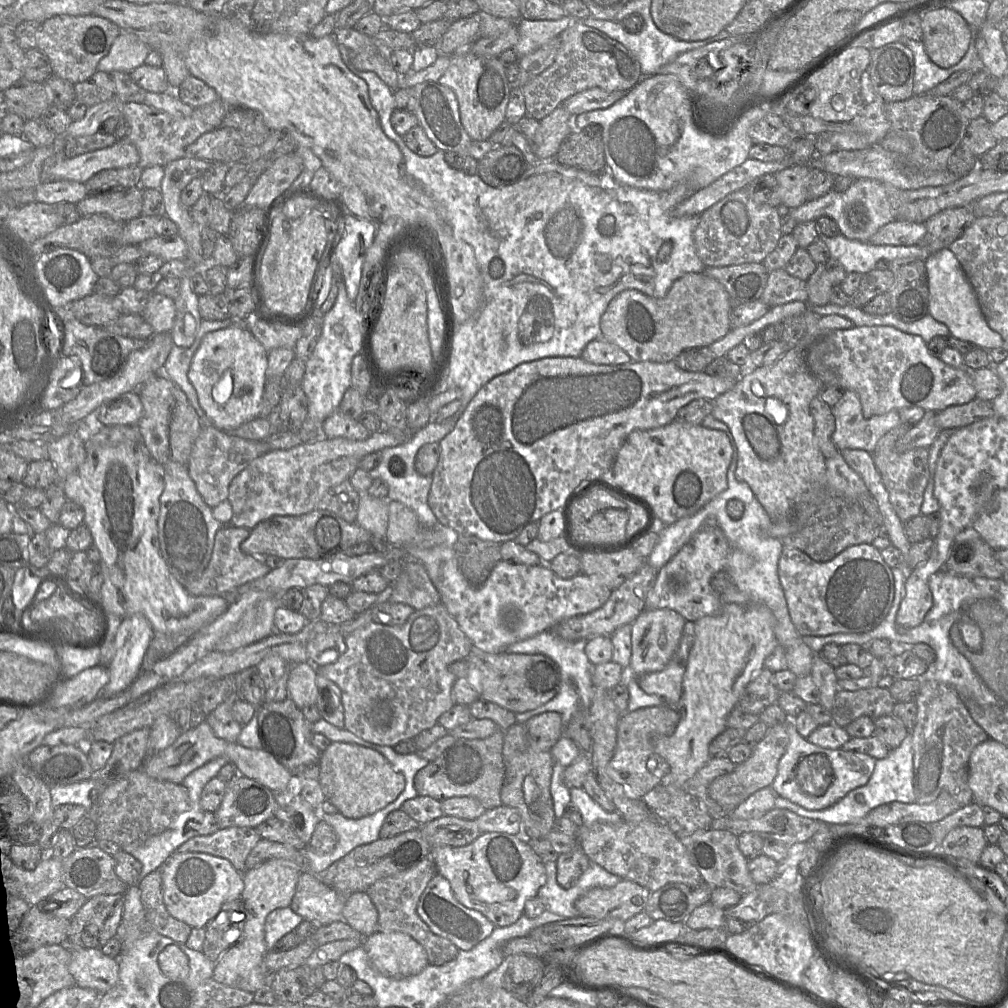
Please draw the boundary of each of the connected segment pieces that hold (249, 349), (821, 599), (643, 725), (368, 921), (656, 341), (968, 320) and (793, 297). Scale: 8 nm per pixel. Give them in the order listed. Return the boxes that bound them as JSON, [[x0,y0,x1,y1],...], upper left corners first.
[[188,323,268,431],[779,543,895,636],[607,705,680,798],[342,892,378,937],[600,273,731,362],[925,248,1003,351],[760,268,808,307]]

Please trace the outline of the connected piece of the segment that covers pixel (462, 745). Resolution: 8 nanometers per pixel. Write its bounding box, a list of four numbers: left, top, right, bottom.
[414,730,505,810]

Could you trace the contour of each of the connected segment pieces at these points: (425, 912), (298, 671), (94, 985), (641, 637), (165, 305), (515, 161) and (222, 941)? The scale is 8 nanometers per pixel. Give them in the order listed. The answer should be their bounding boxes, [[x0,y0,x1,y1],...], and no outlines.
[[417,874,495,950],[287,662,317,709],[69,948,119,994],[627,609,686,677],[142,293,176,333],[477,145,531,188],[202,899,245,963]]

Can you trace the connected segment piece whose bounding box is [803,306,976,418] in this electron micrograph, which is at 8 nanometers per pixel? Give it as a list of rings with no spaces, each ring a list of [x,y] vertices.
[[[810,306],[803,316],[807,332],[813,335],[813,342],[805,354],[809,370],[824,387],[839,386],[856,392],[866,418],[908,407],[939,412],[949,406],[962,405],[976,399],[976,390],[969,371],[965,368],[954,368],[944,363],[940,357],[931,355],[927,342],[919,335],[908,334],[892,326],[854,326],[851,329],[820,331],[817,322],[822,316],[816,314]]]

